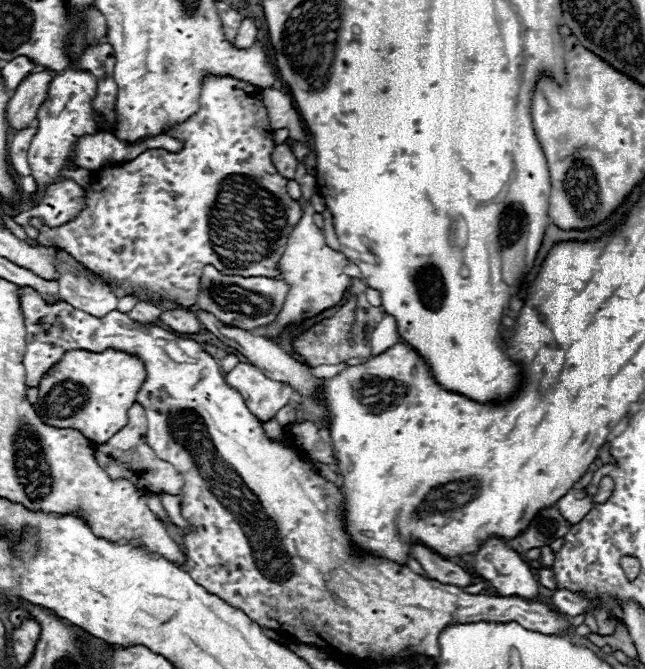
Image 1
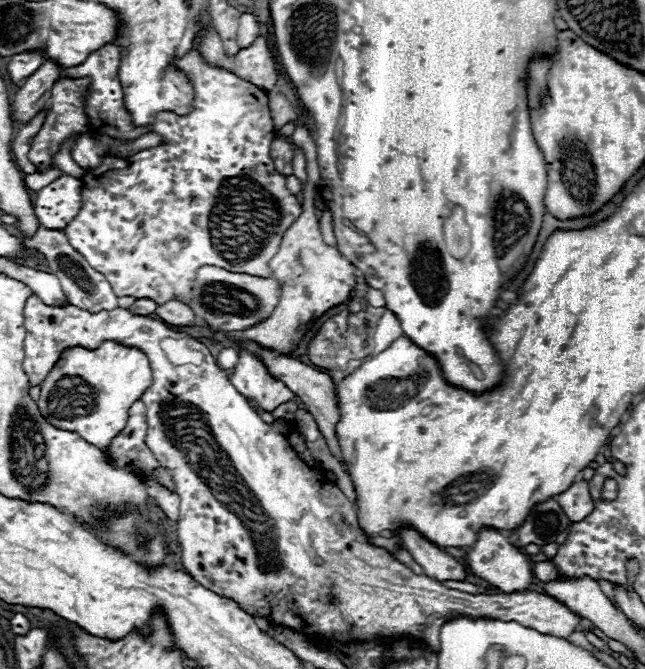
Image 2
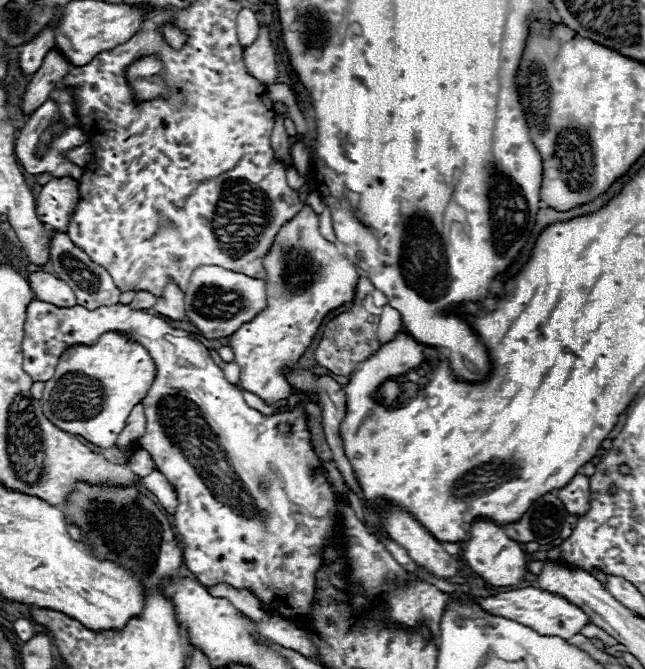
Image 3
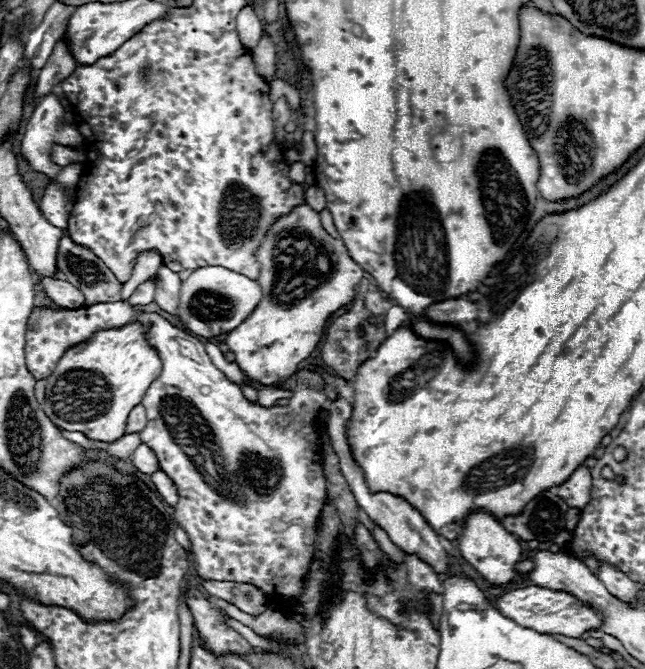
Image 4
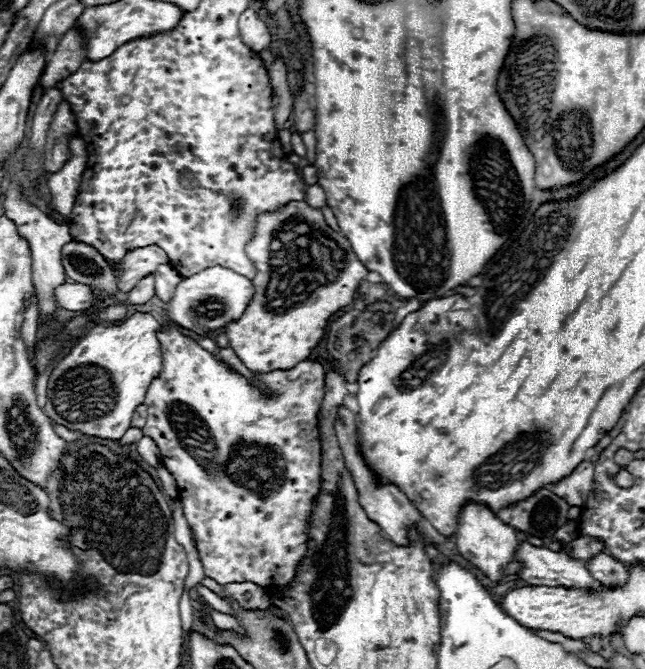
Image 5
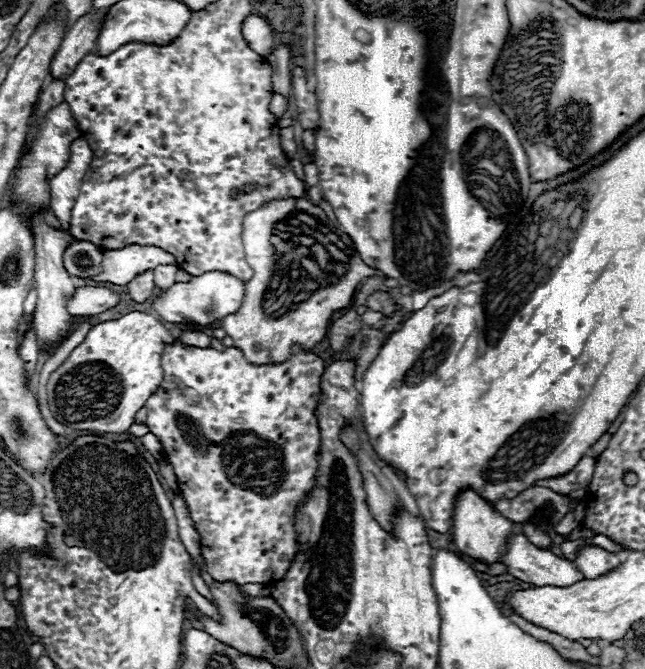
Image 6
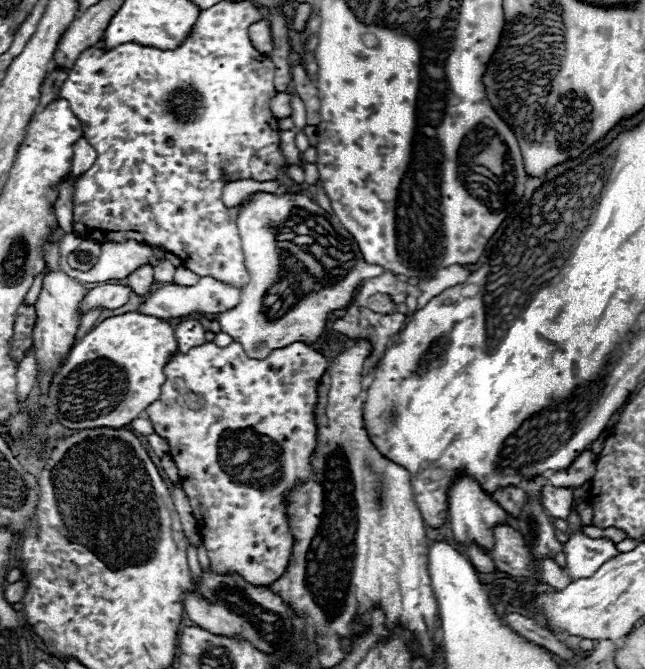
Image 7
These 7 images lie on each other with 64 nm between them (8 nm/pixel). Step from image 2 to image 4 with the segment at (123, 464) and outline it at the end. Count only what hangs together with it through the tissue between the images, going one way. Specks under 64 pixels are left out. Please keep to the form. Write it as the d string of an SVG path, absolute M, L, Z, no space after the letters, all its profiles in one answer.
M138 404L132 412L130 412L130 418L128 418L128 424L126 424L126 434L128 432L140 432L140 430L144 430L144 426L146 426L146 410L144 410L144 406L142 404Z

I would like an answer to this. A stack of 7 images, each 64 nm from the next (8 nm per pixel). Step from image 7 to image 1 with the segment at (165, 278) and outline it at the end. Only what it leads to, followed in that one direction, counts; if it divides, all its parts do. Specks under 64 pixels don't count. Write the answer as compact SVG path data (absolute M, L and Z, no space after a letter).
M186 308L162 310L160 320L162 320L166 326L170 326L172 330L182 332L182 334L194 334L194 332L200 330L198 320L196 320L196 314L190 312L190 310L186 310Z

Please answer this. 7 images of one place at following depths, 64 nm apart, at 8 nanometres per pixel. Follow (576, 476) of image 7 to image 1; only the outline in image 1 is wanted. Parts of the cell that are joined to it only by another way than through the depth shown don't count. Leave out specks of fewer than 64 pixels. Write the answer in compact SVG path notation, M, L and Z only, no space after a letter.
M572 488L568 494L564 494L564 498L560 498L556 502L556 508L560 510L560 514L564 514L564 518L570 524L576 524L584 518L584 514L588 514L588 510L592 510L594 500L592 496L588 496L586 488Z

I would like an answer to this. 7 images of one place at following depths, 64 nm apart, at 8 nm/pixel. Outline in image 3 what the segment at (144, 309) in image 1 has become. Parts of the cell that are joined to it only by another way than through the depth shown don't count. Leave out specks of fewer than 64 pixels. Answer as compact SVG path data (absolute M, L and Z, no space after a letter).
M140 290L140 292L136 292L136 296L134 296L134 300L130 302L130 306L132 306L134 310L142 310L142 308L152 308L154 302L156 302L156 298L154 298L148 290Z

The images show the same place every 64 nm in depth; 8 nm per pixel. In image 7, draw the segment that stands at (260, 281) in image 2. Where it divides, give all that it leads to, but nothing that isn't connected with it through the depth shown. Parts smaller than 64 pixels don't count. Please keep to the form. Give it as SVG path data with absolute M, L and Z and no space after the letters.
M204 276L204 278L200 278L194 286L188 286L188 288L170 284L170 286L164 286L164 288L160 288L160 290L152 292L152 294L142 302L142 306L138 308L138 312L142 312L142 314L152 314L152 316L164 318L164 320L176 318L176 316L186 318L186 316L196 314L196 312L202 312L202 314L220 314L220 312L224 312L224 310L228 310L228 308L234 308L234 306L238 304L238 296L240 296L240 290L238 290L238 288L232 288L232 286L228 286L228 284L222 284L222 282L218 282L218 280L210 278L210 276Z

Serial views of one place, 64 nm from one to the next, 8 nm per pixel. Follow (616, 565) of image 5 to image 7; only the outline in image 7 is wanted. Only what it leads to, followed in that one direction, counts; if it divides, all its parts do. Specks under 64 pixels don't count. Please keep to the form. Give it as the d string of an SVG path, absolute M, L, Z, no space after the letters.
M576 510L570 512L568 516L568 532L572 534L568 542L564 542L562 552L566 556L568 564L568 574L572 580L588 578L592 576L606 560L614 558L620 554L614 546L612 540L608 538L598 538L592 540L582 532L582 522Z

